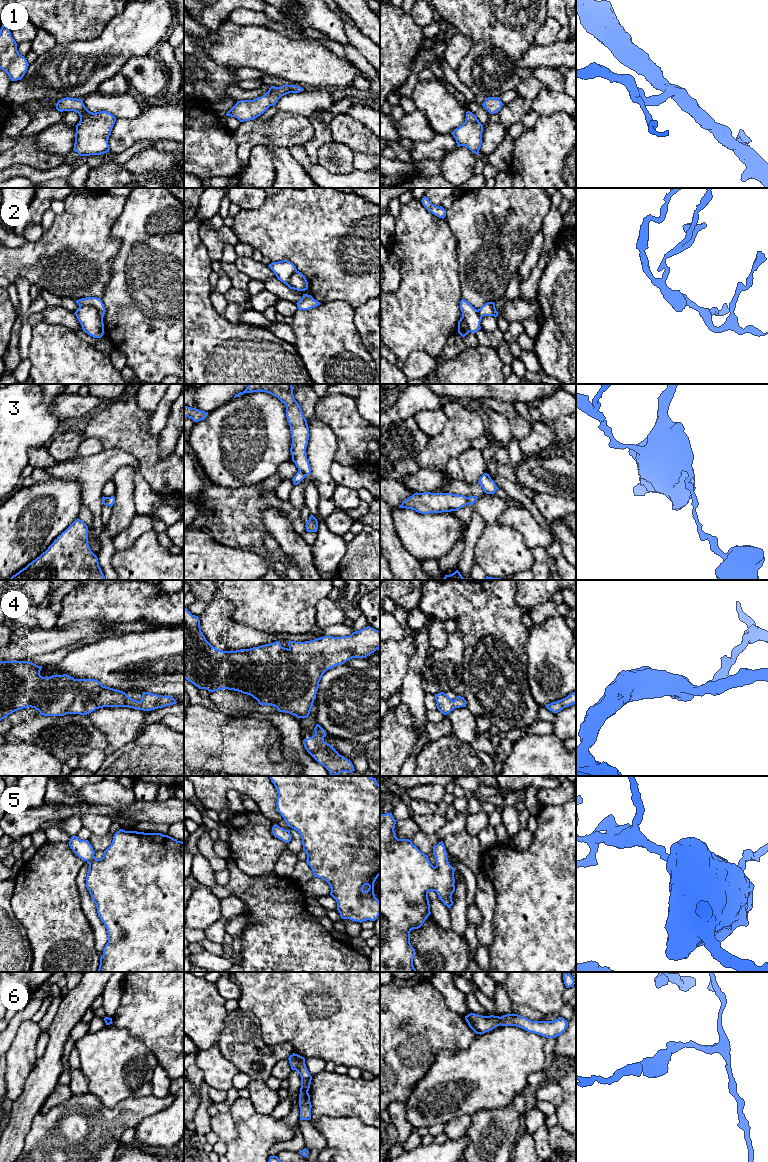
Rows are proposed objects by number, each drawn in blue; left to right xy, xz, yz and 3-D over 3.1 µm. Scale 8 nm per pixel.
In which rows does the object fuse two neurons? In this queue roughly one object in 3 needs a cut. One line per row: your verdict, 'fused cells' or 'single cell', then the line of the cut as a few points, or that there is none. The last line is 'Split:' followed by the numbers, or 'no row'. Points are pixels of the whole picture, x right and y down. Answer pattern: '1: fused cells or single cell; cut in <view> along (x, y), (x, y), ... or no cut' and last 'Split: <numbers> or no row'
1: single cell; no cut
2: fused cells; cut in xy along (79, 306), (91, 304), (102, 321)
3: fused cells; cut in xz along (299, 470), (305, 475)
4: single cell; no cut
5: single cell; no cut
6: fused cells; cut in xz along (300, 1091), (307, 1092)
Split: 2, 3, 6

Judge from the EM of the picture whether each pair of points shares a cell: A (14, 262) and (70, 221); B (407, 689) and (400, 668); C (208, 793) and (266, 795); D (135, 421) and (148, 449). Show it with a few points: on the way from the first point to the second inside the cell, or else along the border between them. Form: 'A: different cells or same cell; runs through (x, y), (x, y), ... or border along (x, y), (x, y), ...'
A: same cell; runs through (28, 261), (56, 235)
B: different cells; border along (412, 656), (408, 664), (407, 673), (399, 689)
C: same cell; runs through (222, 786), (252, 786)
D: same cell; runs through (135, 428), (135, 436), (141, 442)

